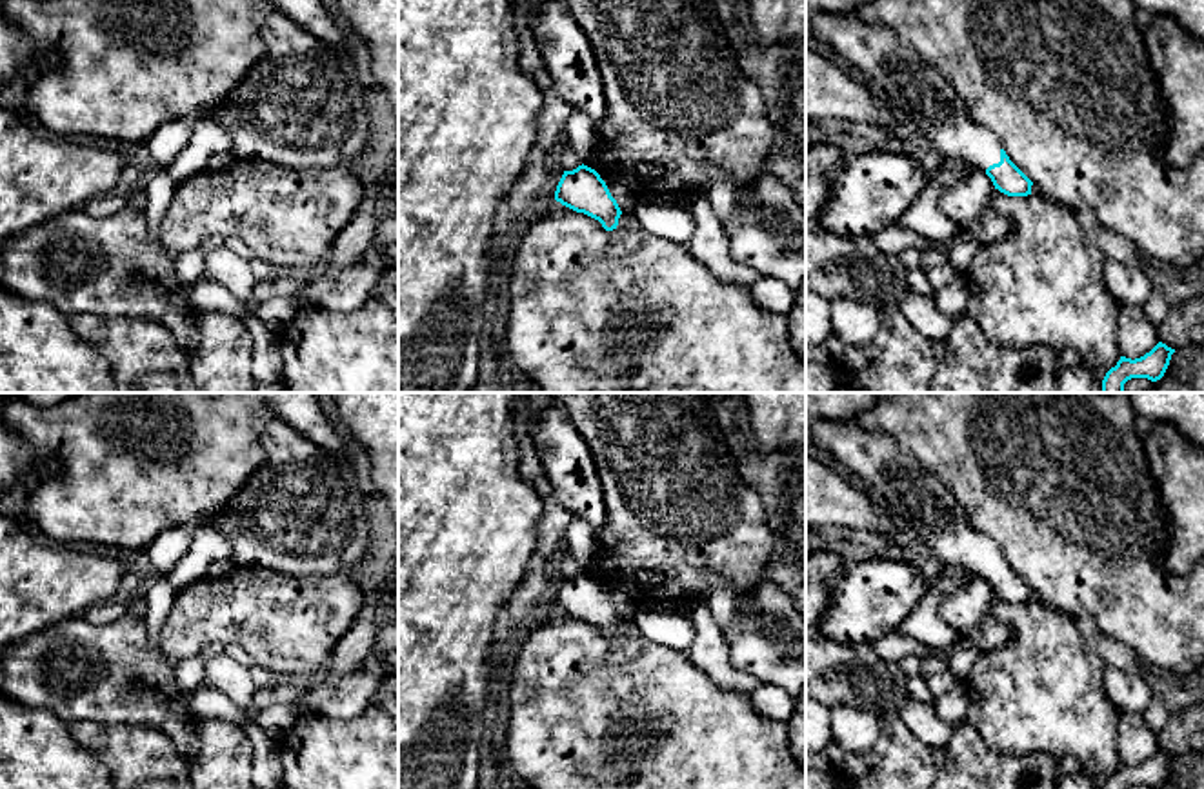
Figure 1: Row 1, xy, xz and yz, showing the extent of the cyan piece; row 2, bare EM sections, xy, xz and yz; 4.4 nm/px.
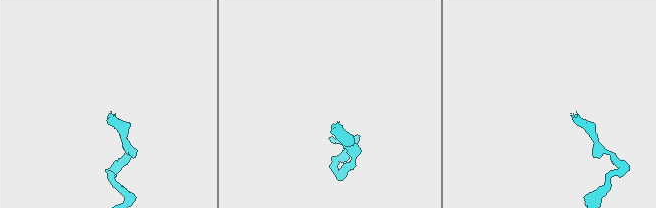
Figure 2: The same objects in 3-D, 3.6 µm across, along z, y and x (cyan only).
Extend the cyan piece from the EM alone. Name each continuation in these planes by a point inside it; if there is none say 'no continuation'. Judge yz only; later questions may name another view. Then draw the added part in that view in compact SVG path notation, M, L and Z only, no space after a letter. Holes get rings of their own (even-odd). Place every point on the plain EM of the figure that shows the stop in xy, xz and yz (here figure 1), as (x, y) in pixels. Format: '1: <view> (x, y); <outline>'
1: yz (923, 506); M817 420L809 422L808 429L813 442L840 465L858 474L871 493L884 502L900 529L937 554L944 565L962 565L978 578L1000 569L1002 554L997 545L969 525L951 491L926 471L913 454L904 453L891 434L880 429L869 431L855 420Z

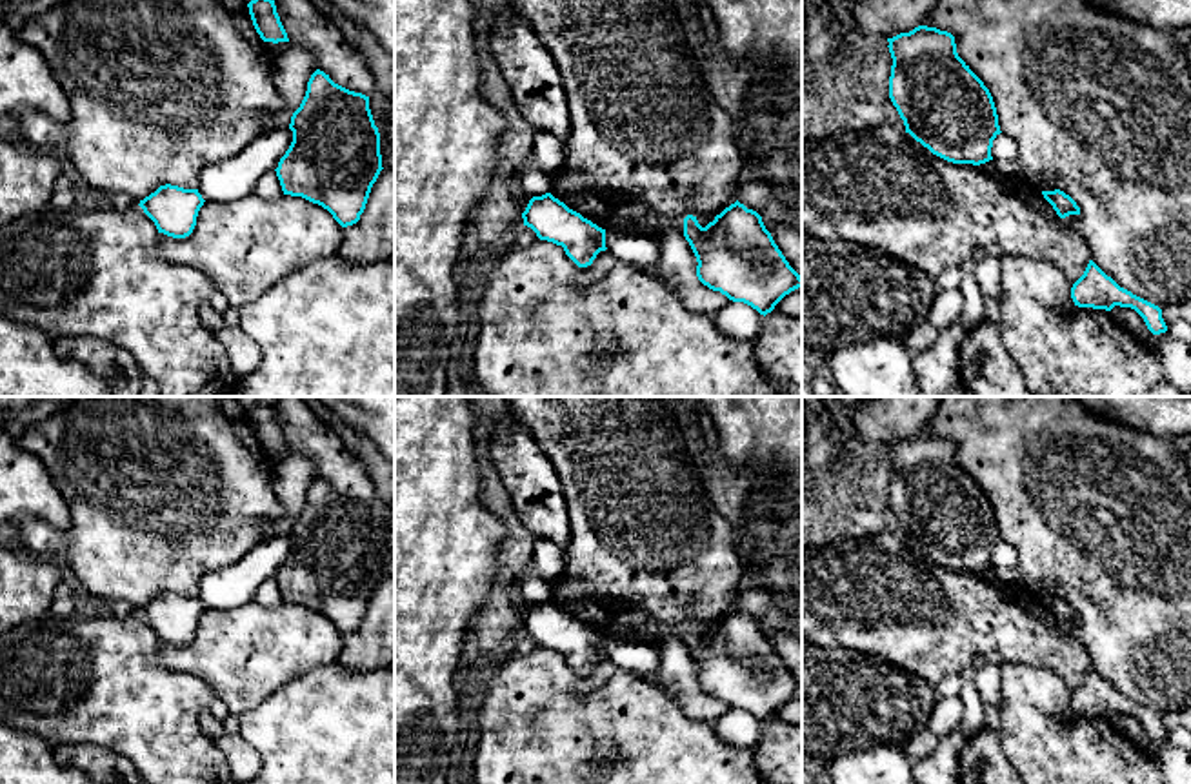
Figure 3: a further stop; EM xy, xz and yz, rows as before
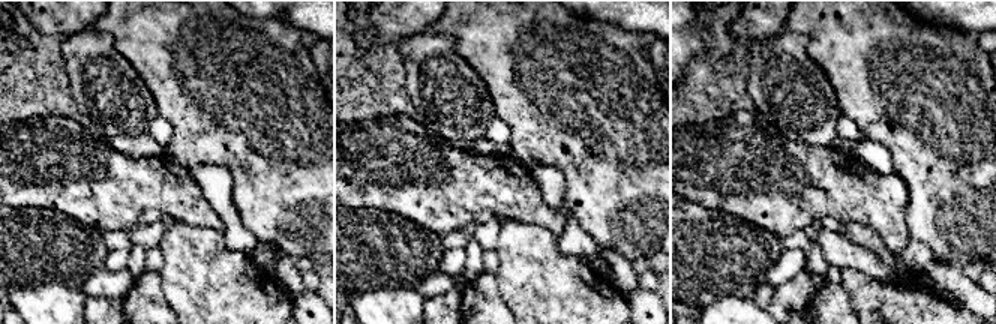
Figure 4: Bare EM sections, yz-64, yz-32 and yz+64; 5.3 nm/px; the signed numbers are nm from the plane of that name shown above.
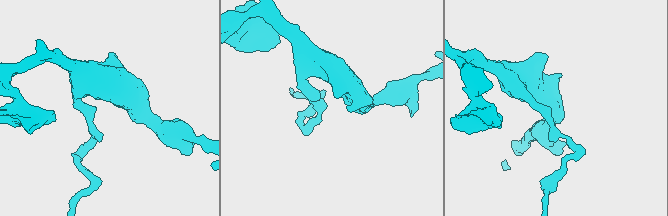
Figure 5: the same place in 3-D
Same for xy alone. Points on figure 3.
no continuation

